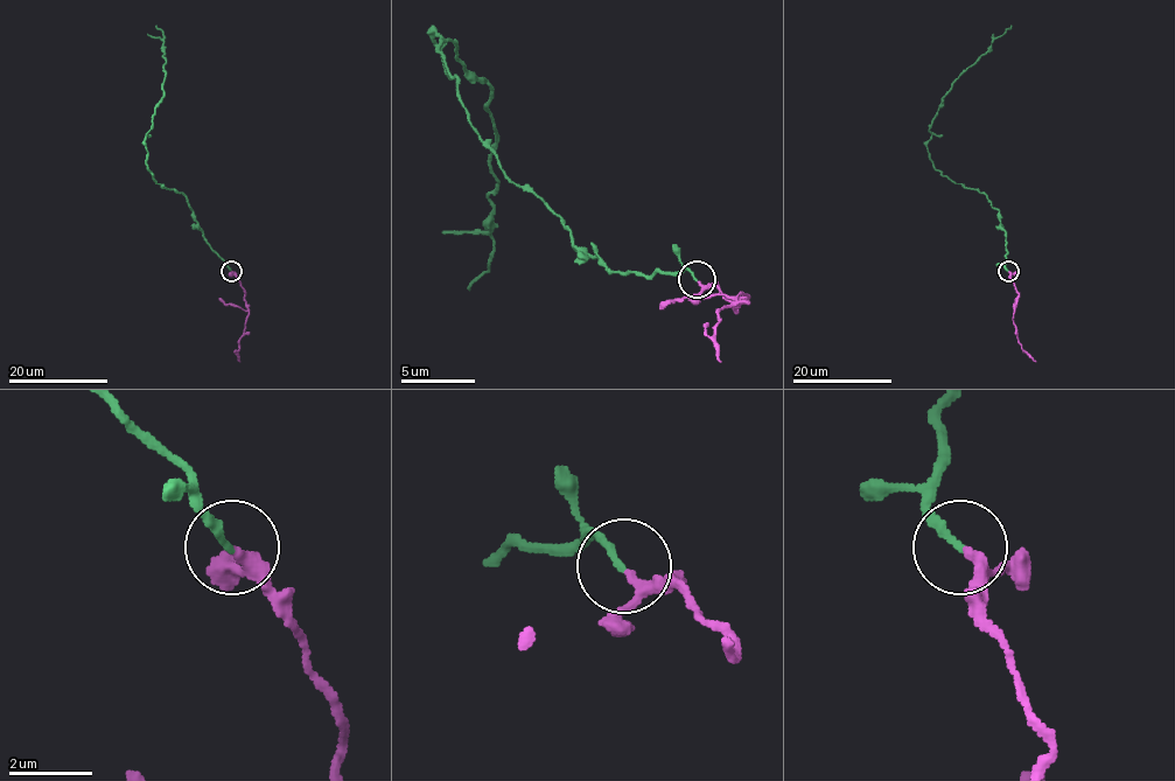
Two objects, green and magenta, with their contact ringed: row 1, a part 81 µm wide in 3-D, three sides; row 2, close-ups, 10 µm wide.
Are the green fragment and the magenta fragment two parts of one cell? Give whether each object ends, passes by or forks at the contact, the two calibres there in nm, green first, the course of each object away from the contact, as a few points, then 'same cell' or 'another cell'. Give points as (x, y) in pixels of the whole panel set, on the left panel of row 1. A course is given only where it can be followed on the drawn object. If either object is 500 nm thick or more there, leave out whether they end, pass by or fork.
green ends there; magenta passes by; 180 nm thick on the green side, 200 nm on the other; green runs (231, 271), (182, 193), (146, 166), (166, 62), (156, 25); magenta runs (231, 271), (245, 293), (249, 315), (239, 343), (240, 361); same cell

